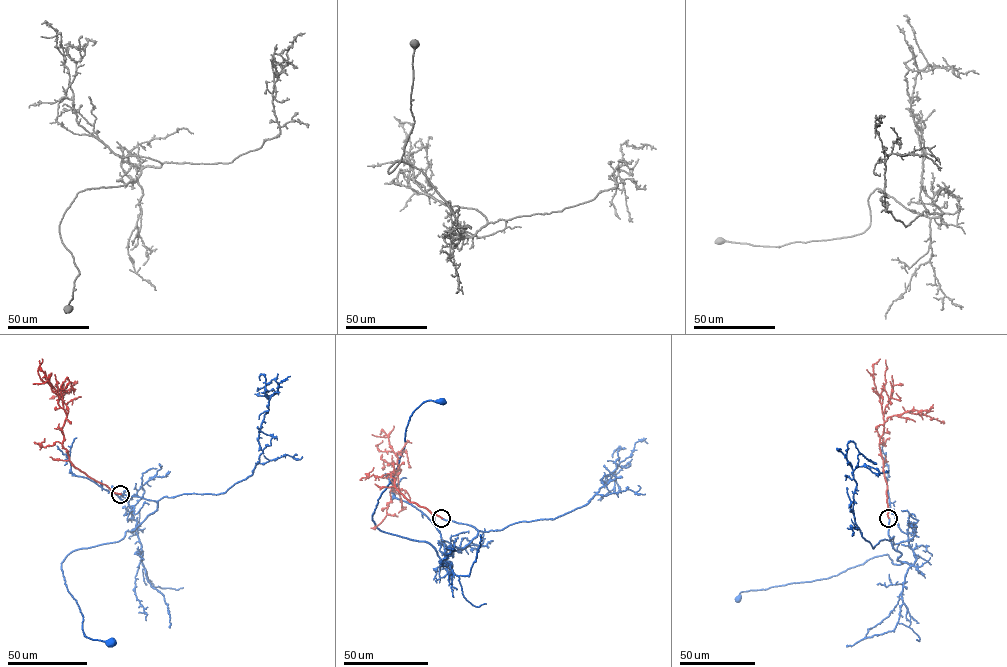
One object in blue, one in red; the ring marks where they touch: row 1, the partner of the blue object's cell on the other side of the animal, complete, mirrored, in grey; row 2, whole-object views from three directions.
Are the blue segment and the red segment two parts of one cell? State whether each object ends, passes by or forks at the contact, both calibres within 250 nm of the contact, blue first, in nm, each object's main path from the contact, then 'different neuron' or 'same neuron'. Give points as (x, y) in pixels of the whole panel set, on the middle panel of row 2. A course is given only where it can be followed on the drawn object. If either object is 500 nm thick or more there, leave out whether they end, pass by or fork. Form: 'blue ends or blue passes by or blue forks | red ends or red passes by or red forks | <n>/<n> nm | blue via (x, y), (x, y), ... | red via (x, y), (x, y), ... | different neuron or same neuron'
blue ends | red ends | 420/280 nm | blue via (441, 518), (478, 532), (443, 561), (372, 516), (409, 417), (441, 401) | red via (441, 518), (411, 502), (395, 487), (392, 472), (399, 468), (387, 514), (379, 524), (371, 528) | same neuron

